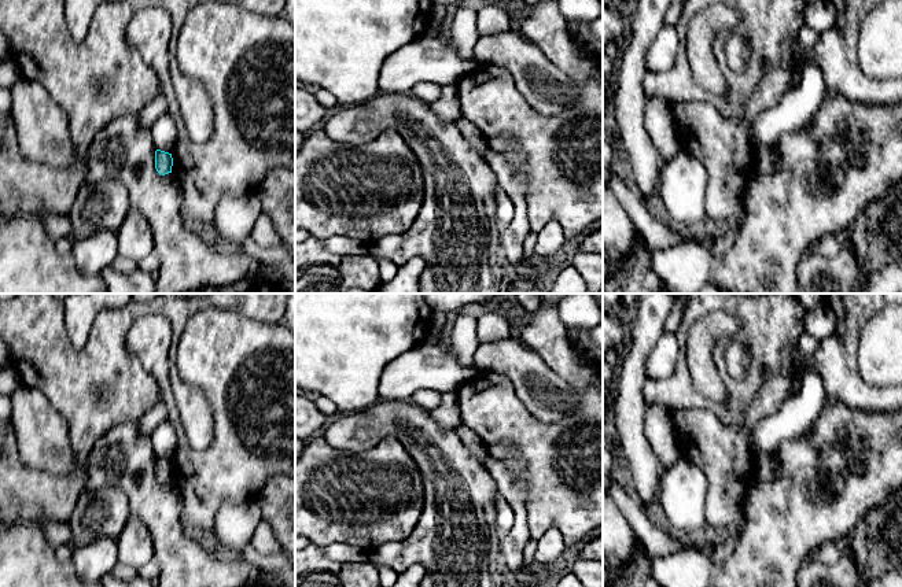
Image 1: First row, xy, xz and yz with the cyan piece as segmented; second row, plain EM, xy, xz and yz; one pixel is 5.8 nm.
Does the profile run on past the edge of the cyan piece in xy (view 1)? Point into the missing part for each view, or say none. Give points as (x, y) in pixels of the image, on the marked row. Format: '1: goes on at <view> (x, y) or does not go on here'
1: does not go on here

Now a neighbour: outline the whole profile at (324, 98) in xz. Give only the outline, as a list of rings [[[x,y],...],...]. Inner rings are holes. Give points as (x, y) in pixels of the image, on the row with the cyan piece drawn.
[[[320,88],[314,93],[316,100],[325,108],[331,108],[338,104],[336,99],[325,89]]]

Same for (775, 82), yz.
[[[769,66],[765,70],[758,88],[745,104],[745,115],[743,121],[752,123],[758,114],[778,103],[788,92],[791,78],[791,66]]]

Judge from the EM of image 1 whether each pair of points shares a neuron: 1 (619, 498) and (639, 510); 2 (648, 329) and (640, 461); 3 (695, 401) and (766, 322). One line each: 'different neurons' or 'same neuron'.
1: same neuron
2: same neuron
3: same neuron

